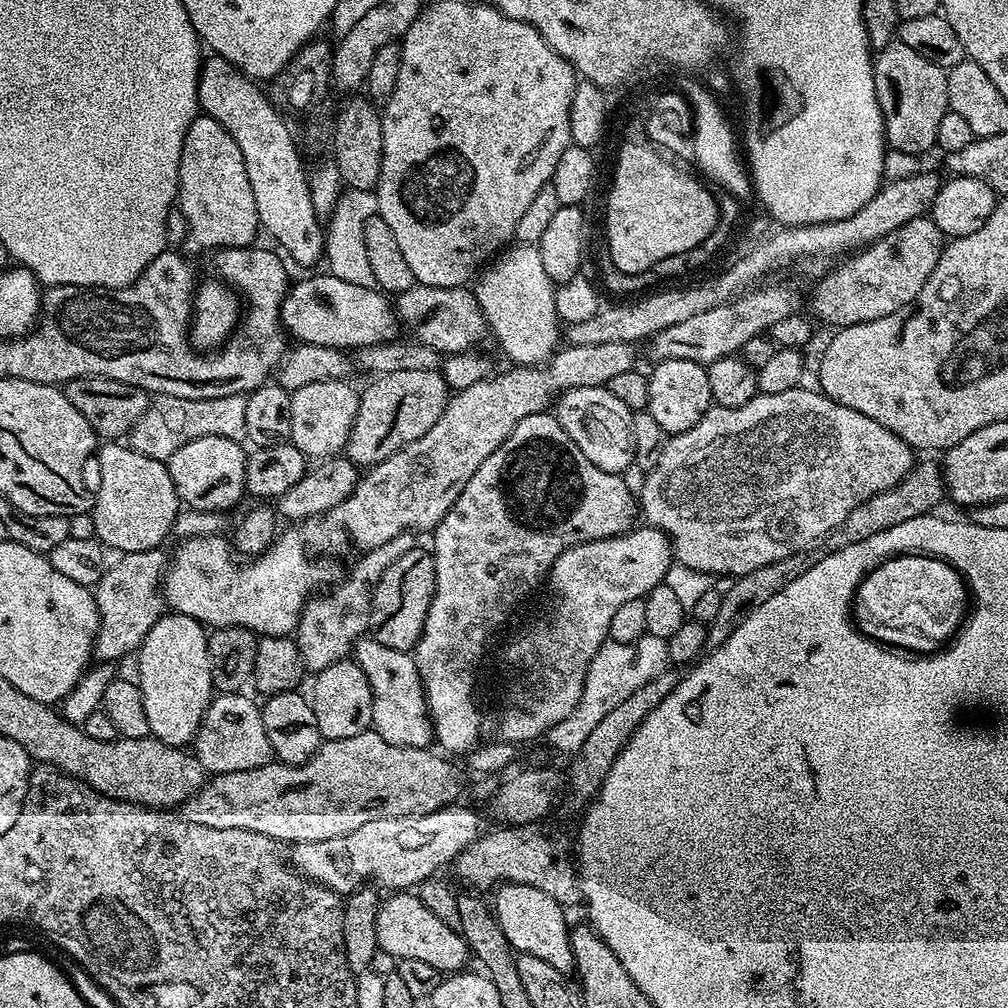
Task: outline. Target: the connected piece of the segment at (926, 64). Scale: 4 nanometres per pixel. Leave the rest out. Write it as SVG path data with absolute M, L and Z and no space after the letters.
M900 39L893 40L875 53L872 69L876 101L884 115L887 147L919 157L923 157L924 152L933 151L938 138L938 122L942 122L942 114L950 111L945 69L928 61L917 50L904 45Z

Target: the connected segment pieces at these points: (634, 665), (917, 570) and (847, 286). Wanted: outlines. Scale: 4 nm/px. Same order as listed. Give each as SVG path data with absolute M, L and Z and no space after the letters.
M645 635L638 638L638 642L627 644L626 642L614 642L607 639L604 645L594 654L590 666L586 670L586 678L582 686L582 698L578 706L566 718L562 718L560 724L555 724L546 734L546 740L549 740L560 752L574 754L586 742L586 738L614 710L614 706L619 706L623 700L630 698L634 690L646 686L659 672L665 671L669 667L668 642L662 638L654 638Z
M905 554L891 556L865 576L852 601L852 614L855 627L860 629L863 636L870 637L876 643L908 654L931 654L937 651L938 646L955 637L958 629L965 623L969 604L970 592L966 581L951 564L937 560L934 556Z
M931 218L911 220L898 226L881 240L875 240L855 254L849 255L845 264L840 264L837 268L835 265L831 271L815 281L816 293L812 296L811 315L824 324L833 324L833 329L839 330L862 322L886 318L886 314L894 314L898 310L908 308L915 304L922 286L926 286L926 278L930 278L934 266L938 266L938 258L945 243L946 237L938 230L938 226L934 226Z

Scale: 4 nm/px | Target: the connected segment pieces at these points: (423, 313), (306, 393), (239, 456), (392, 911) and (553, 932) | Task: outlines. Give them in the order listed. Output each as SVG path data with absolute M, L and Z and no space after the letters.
M415 283L410 290L401 292L395 297L394 307L403 327L413 332L411 335L416 343L430 346L442 354L455 354L475 349L476 343L490 332L478 298L468 286L455 288Z
M347 379L343 380L319 380L310 382L310 386L302 386L294 390L290 398L290 434L292 435L291 444L298 446L302 454L309 458L315 458L323 462L333 456L339 456L348 447L350 430L354 426L354 418L358 414L360 405L360 392L352 389L348 385Z
M211 436L186 442L182 450L174 450L166 463L174 490L188 508L228 514L240 499L245 499L247 461L246 448L241 441Z
M400 890L381 903L376 919L376 943L379 951L388 952L397 961L419 958L434 966L442 974L459 972L470 960L468 944L459 932L450 930L444 922L432 914L420 900L419 895L408 890Z
M503 883L495 889L496 904L494 900L494 911L498 926L502 926L502 934L506 934L506 938L510 942L510 946L517 952L525 952L526 954L534 954L534 958L542 958L542 962L550 962L550 966L554 966L554 970L568 974L576 967L574 962L574 952L570 946L570 923L564 917L566 912L565 905L554 902L554 898L550 898L550 894L542 894L542 890L534 890L534 886L526 886L525 884L506 884Z

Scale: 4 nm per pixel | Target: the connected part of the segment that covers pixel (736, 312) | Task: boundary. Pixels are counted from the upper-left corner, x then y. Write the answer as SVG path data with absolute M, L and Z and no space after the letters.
M772 284L769 288L752 291L745 291L727 304L714 306L714 310L694 314L694 318L689 318L687 322L666 326L666 330L651 337L653 361L686 358L686 362L698 362L705 366L713 364L723 356L737 355L750 338L765 335L774 322L793 315L799 309L796 307L800 304L800 292L788 284Z

